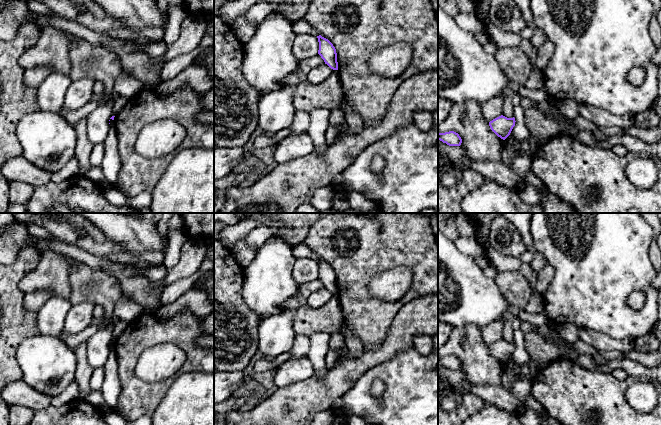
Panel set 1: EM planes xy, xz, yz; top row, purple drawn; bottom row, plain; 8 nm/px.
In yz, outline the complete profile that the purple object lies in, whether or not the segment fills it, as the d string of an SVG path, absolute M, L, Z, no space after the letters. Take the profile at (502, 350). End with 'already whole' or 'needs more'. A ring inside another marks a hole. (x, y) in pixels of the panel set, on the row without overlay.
M503 339L489 346L491 354L501 363L505 364L515 350L515 342L507 342Z; already whole

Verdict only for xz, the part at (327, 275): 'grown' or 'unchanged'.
unchanged

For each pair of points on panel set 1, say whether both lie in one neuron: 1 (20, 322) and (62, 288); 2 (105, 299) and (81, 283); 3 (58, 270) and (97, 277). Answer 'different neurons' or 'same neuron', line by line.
1: different neurons
2: same neuron
3: different neurons

